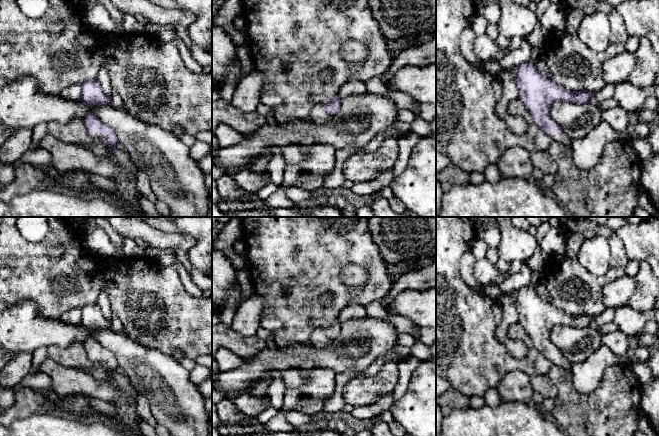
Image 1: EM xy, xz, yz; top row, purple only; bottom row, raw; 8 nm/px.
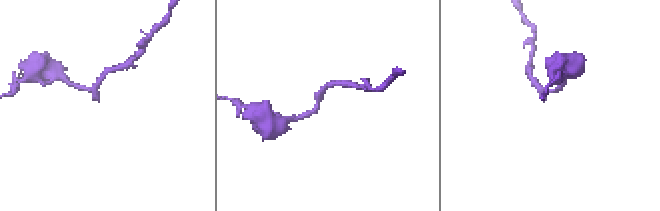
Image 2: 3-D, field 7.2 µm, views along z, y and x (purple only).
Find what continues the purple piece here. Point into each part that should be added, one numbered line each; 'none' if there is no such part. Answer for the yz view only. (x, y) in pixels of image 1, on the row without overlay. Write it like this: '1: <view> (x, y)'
1: yz (560, 362)

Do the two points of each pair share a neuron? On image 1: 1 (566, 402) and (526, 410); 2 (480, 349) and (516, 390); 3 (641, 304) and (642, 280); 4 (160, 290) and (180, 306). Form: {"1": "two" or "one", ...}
{"1": "two", "2": "two", "3": "one", "4": "one"}

